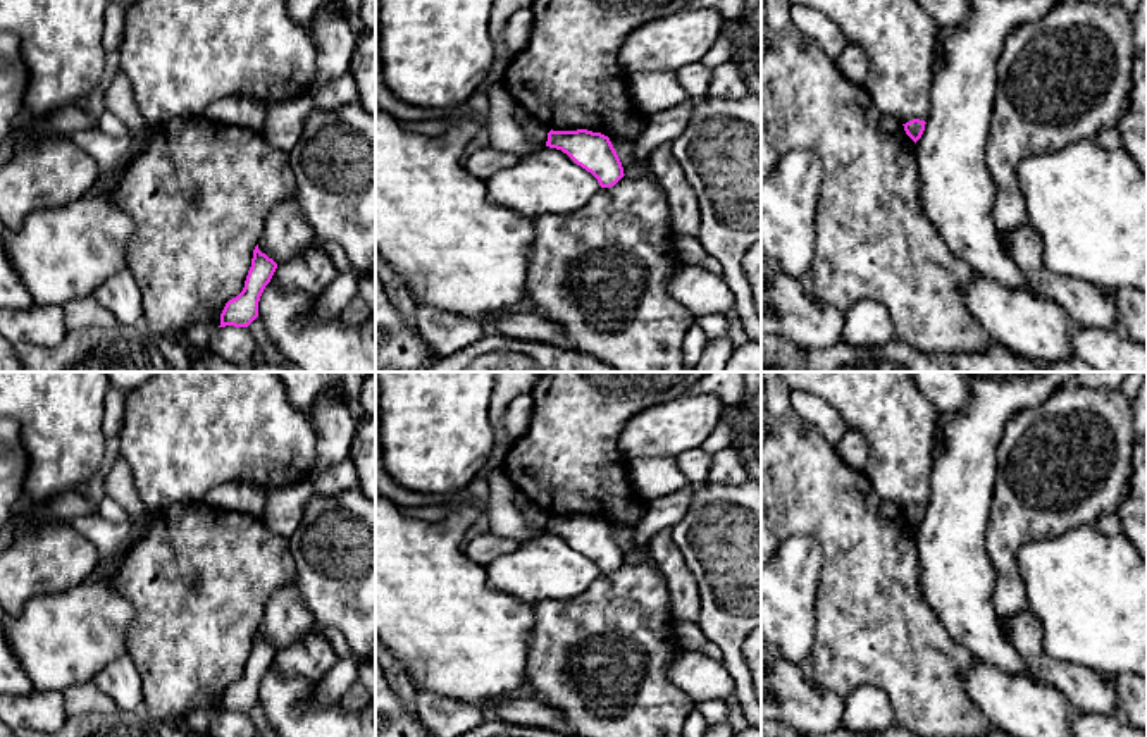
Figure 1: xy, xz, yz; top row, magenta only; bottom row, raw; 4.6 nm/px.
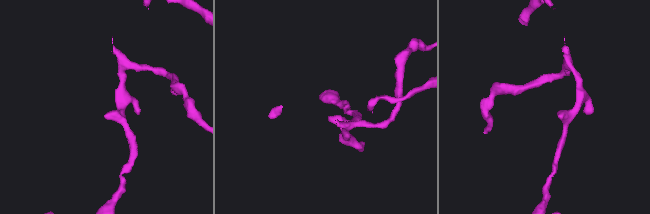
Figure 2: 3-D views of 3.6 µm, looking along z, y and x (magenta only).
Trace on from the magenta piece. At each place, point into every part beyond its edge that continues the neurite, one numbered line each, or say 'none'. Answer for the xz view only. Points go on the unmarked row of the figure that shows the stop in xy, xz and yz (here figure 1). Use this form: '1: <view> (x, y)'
none

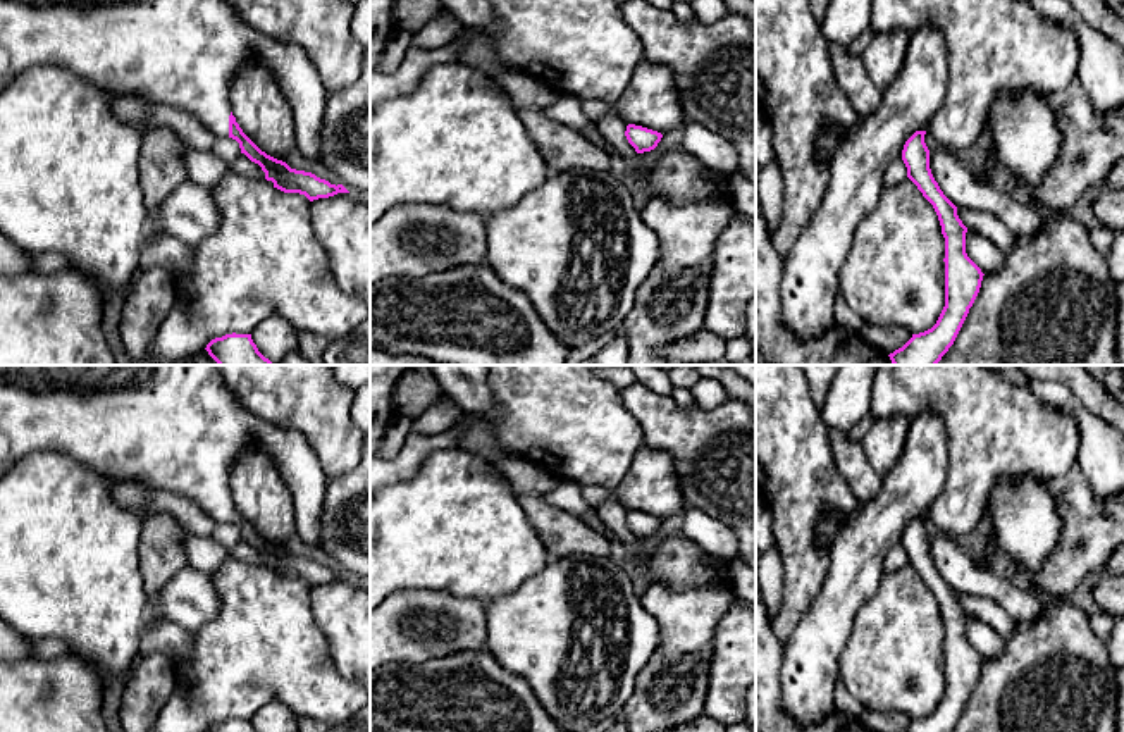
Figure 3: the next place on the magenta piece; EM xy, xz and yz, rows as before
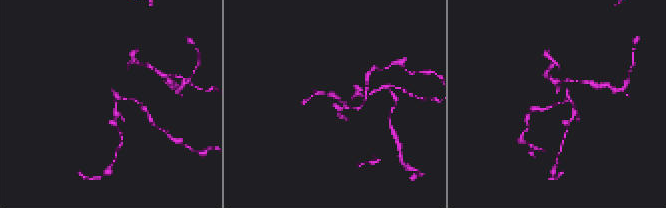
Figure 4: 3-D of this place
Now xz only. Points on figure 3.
none

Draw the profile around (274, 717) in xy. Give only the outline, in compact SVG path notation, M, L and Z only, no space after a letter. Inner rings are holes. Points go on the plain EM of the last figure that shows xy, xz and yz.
M269 703L251 718L256 732L300 732L300 722L301 718L282 703Z

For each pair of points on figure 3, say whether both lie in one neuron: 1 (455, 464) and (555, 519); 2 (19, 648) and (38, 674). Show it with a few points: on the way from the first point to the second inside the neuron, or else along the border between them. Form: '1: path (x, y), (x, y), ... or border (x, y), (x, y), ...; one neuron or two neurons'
1: border (506, 483), (527, 521), (539, 533); two neurons
2: border (31, 657), (18, 660); two neurons

